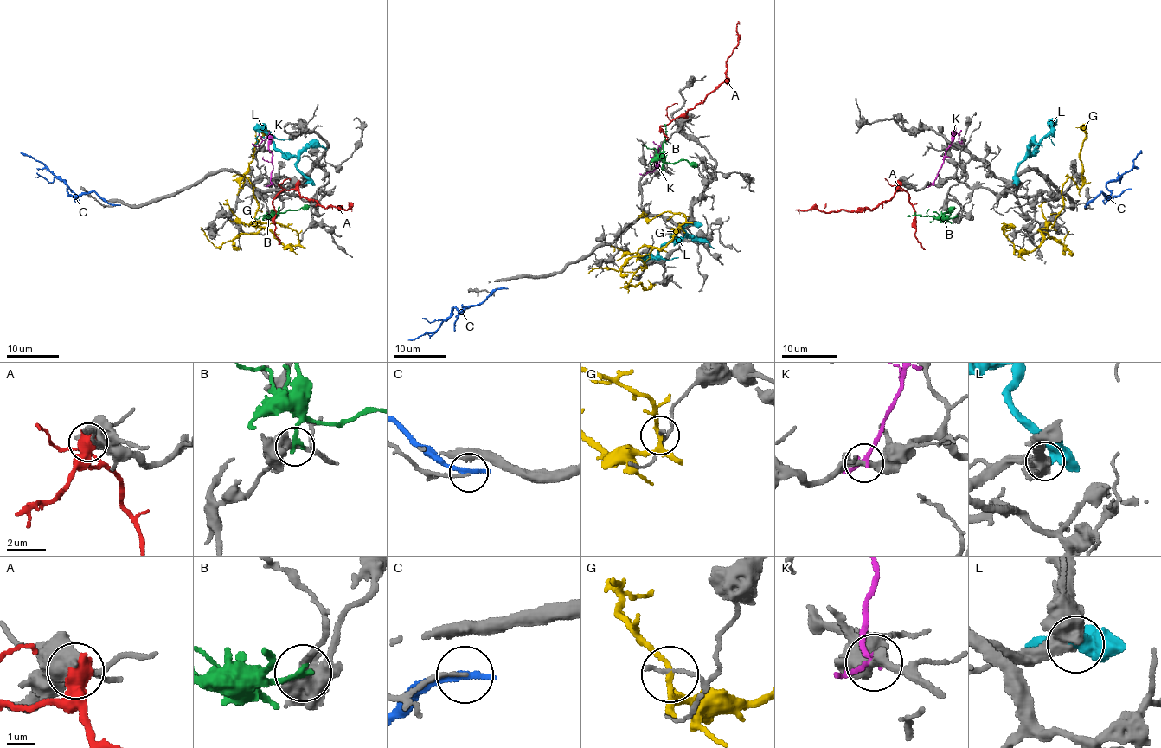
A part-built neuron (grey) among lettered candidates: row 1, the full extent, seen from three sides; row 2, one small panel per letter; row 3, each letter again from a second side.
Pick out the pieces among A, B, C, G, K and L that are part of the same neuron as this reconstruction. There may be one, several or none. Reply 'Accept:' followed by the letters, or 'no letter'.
Accept: no letter

